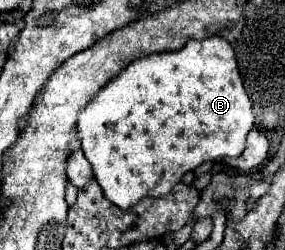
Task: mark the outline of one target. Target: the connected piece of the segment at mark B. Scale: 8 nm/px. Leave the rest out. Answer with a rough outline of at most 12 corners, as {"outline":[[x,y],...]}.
{"outline":[[231,44],[131,62],[79,112],[121,210],[255,126]]}

